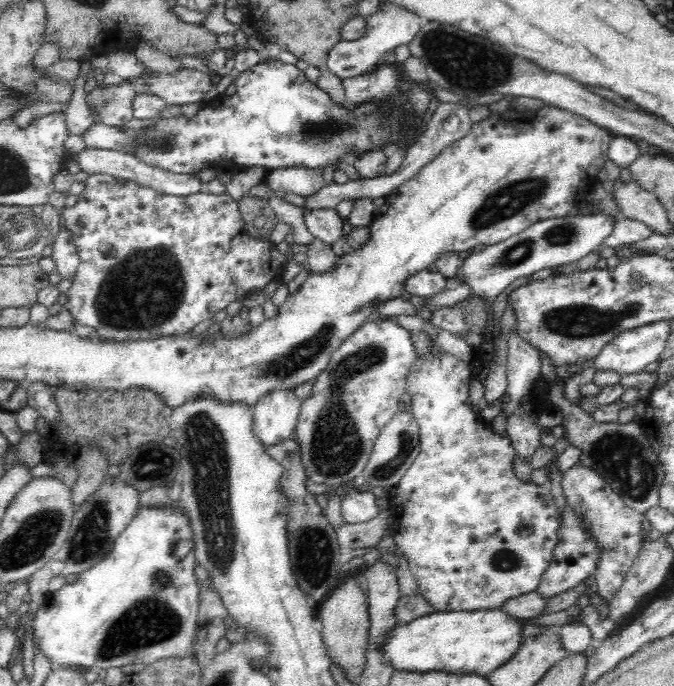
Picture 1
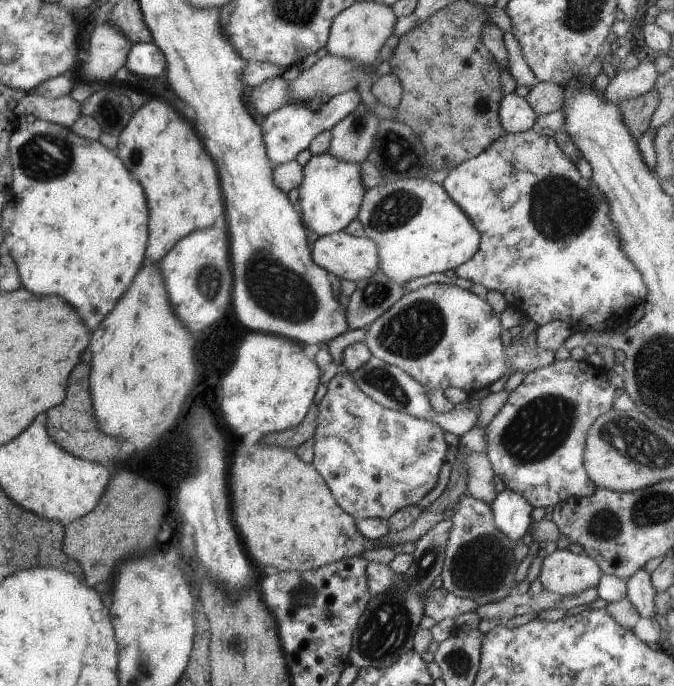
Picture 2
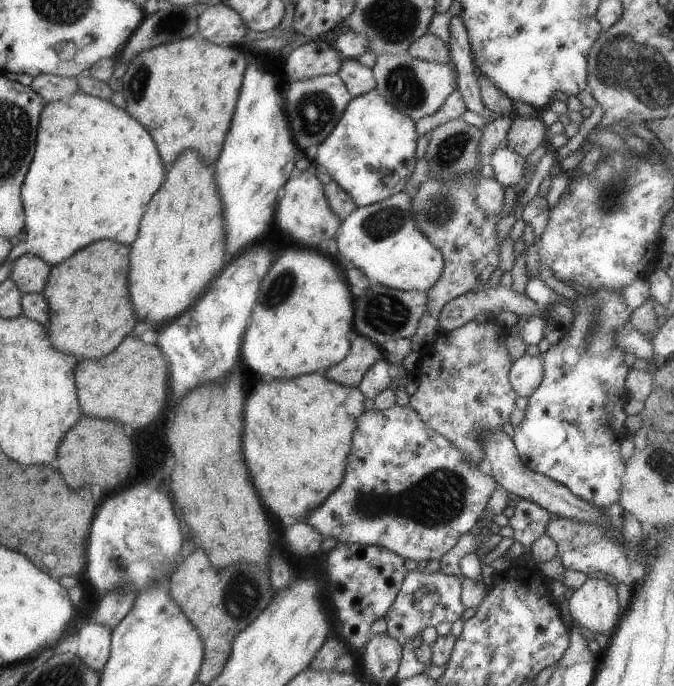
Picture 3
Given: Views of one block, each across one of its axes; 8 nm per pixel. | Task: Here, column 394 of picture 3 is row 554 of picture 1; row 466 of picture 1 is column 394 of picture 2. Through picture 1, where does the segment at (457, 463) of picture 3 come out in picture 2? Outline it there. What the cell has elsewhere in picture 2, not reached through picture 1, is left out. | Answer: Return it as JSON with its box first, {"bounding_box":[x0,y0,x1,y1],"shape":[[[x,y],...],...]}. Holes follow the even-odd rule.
{"bounding_box":[312,369,450,520],"shape":[[[344,369],[327,383],[327,391],[318,402],[312,439],[312,465],[329,486],[334,501],[355,520],[388,519],[399,508],[419,501],[435,486],[450,441],[439,425],[385,408],[371,400],[357,388],[351,373]]]}

